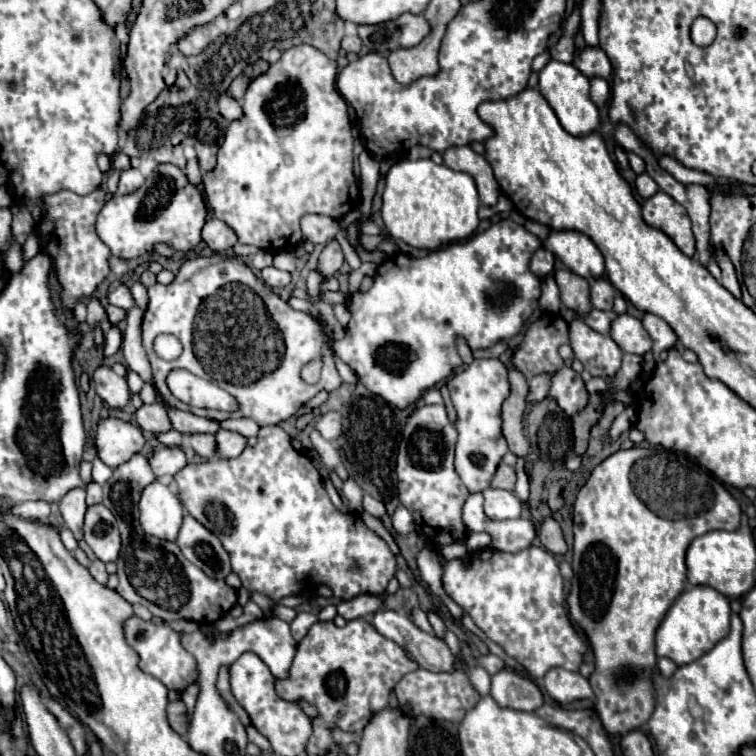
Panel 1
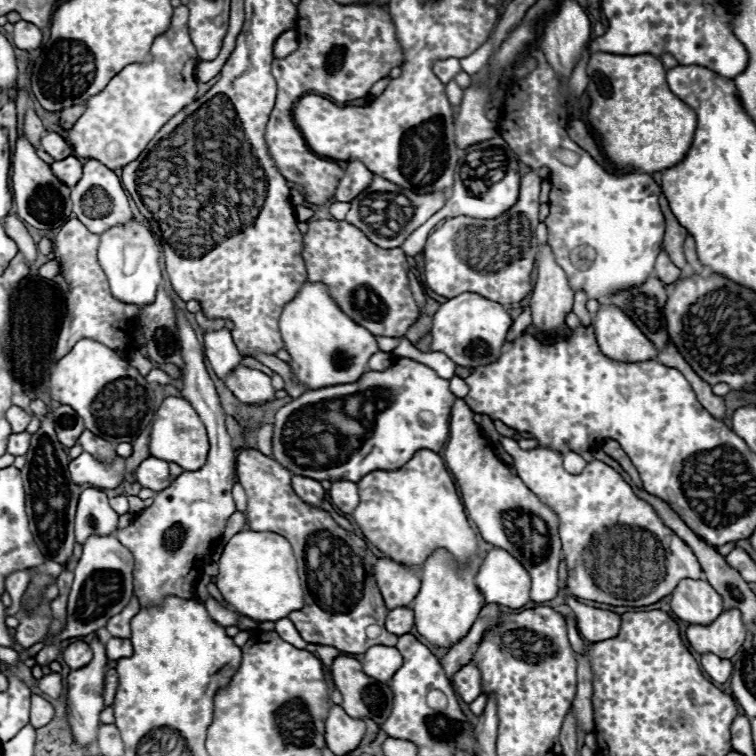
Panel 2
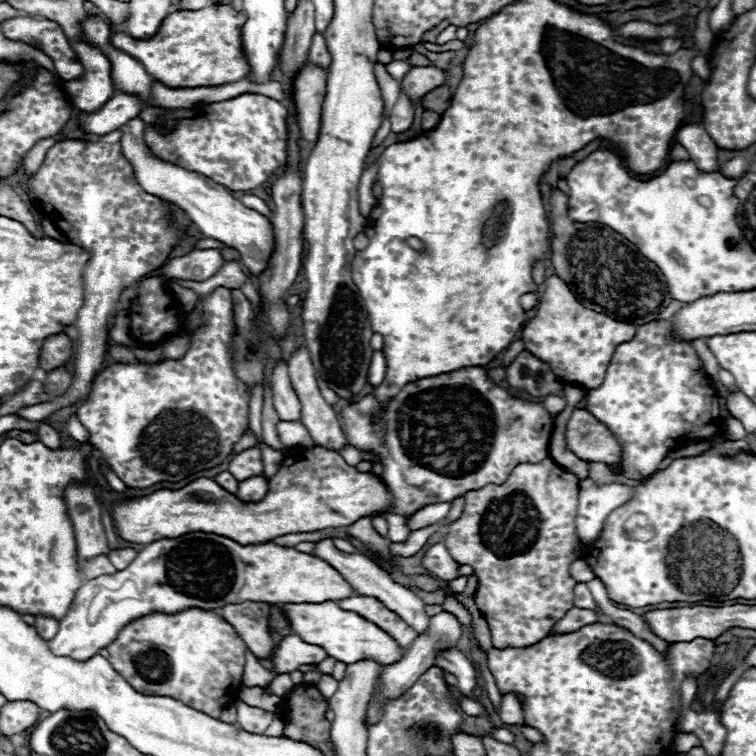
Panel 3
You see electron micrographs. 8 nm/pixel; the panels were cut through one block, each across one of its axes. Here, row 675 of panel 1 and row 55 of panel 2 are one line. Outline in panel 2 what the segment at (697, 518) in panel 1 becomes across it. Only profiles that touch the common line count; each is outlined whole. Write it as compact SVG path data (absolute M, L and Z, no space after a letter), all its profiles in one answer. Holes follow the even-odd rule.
M596 52L590 56L586 72L590 76L590 84L586 88L586 94L590 98L586 122L596 134L604 158L618 174L626 168L638 168L646 174L662 172L676 166L686 156L696 130L696 112L688 108L688 104L684 104L676 94L672 94L666 84L666 68L656 56L612 56L608 52Z

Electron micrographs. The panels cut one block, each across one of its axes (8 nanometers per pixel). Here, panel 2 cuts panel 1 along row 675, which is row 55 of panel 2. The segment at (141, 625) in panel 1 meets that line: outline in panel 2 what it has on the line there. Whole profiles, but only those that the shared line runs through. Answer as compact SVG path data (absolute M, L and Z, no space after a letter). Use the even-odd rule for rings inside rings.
M186 6L174 8L170 28L154 40L150 56L152 60L146 64L126 66L102 92L86 100L84 114L68 132L68 142L76 158L100 160L112 170L124 168L124 164L130 164L140 156L146 144L176 112L196 100L194 68L198 64L198 56L188 36Z

